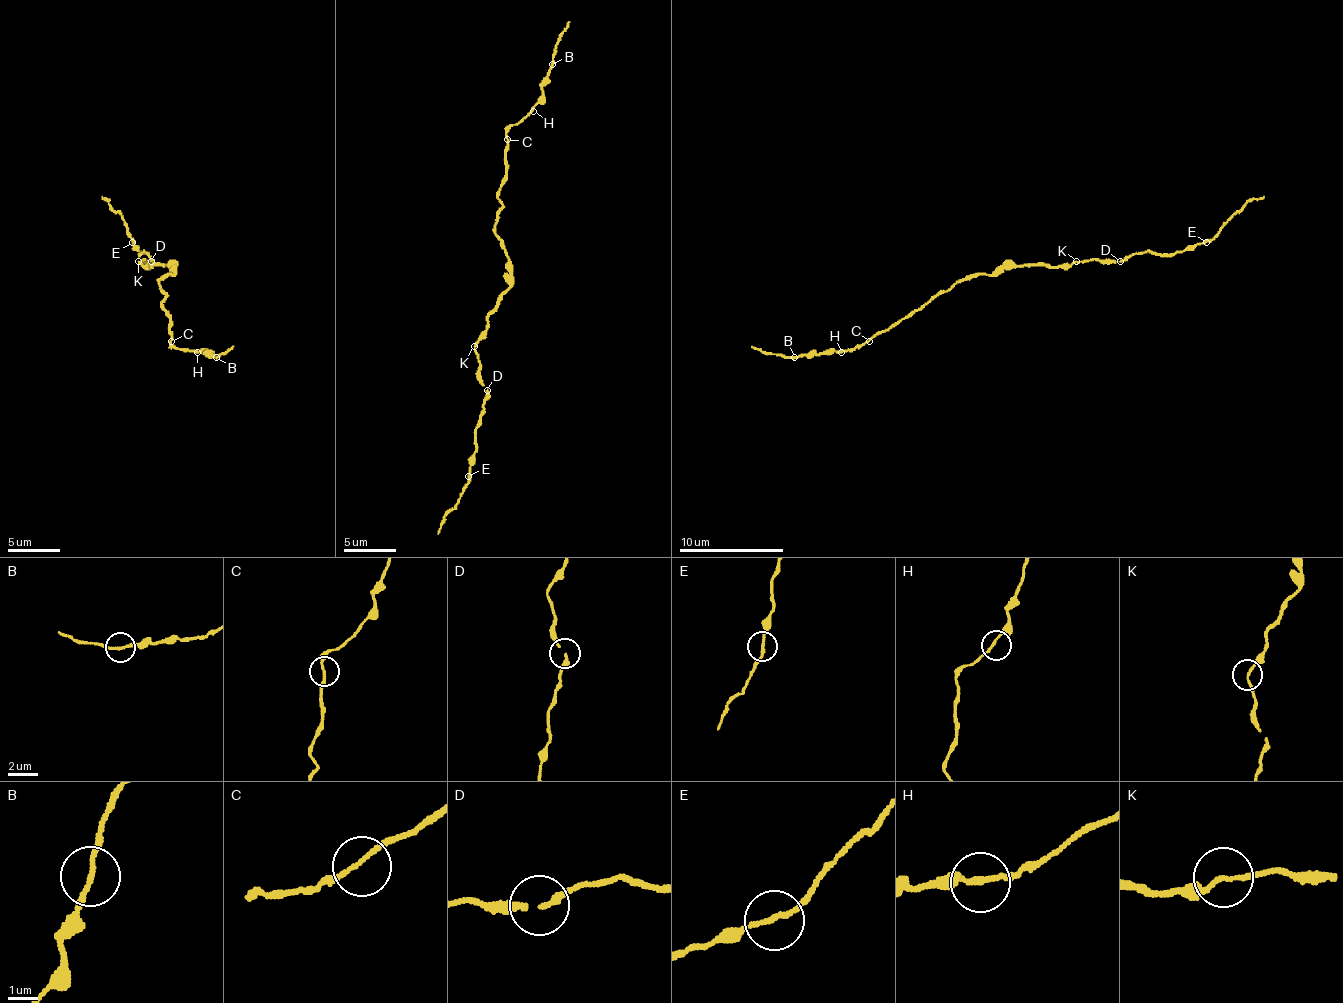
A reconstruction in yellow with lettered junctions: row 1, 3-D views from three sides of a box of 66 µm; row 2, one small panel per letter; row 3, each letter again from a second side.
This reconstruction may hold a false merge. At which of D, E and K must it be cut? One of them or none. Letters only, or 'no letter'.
no letter

